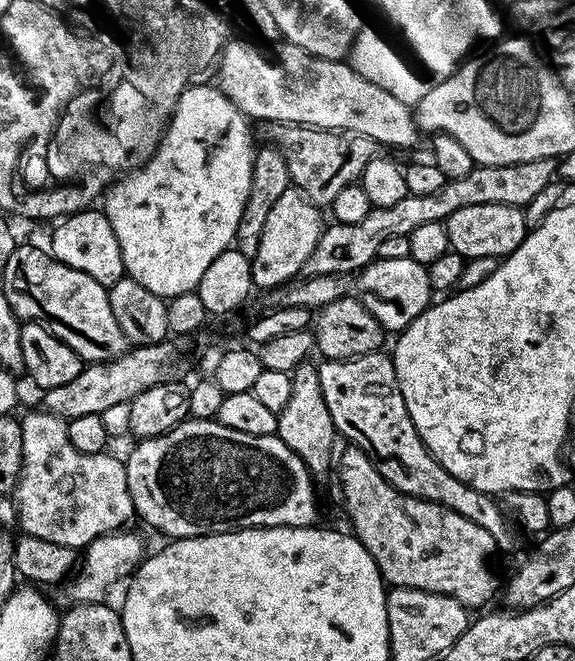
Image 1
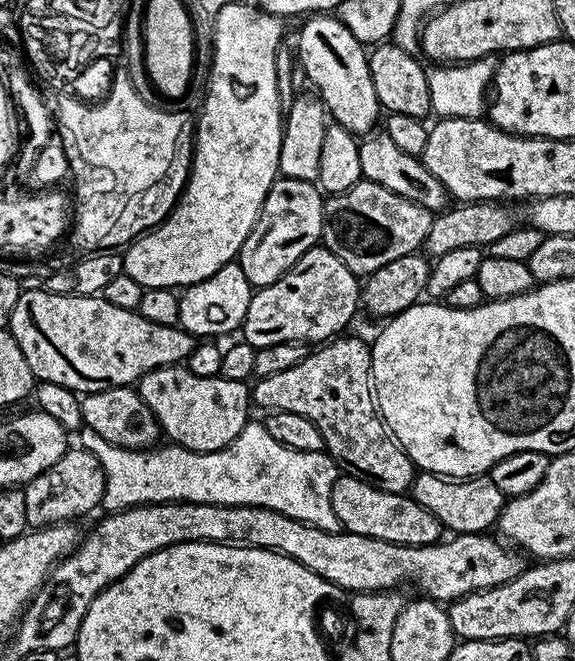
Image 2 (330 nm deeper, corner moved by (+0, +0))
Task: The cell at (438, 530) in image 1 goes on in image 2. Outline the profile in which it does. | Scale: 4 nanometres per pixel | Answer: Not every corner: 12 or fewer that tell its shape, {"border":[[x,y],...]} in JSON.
{"border":[[337,475],[343,531],[415,548],[442,525],[411,495]]}

